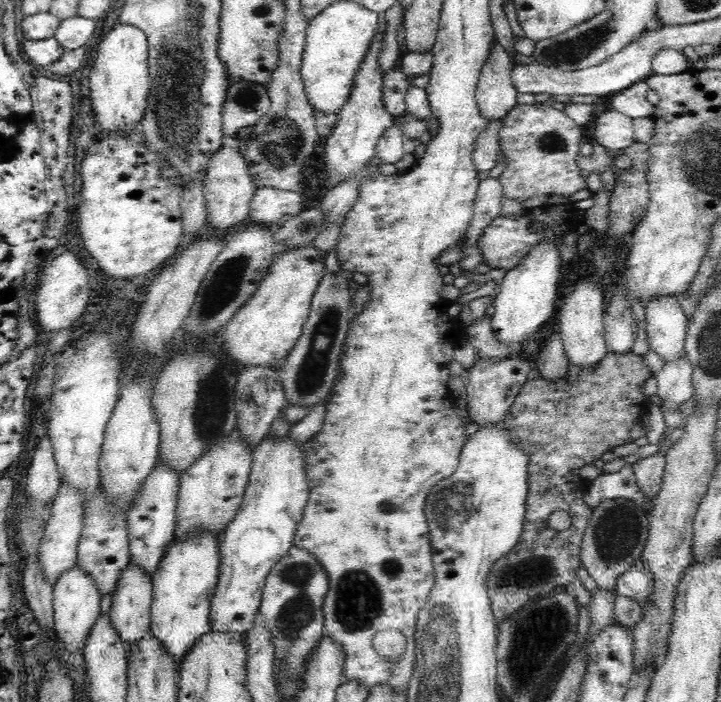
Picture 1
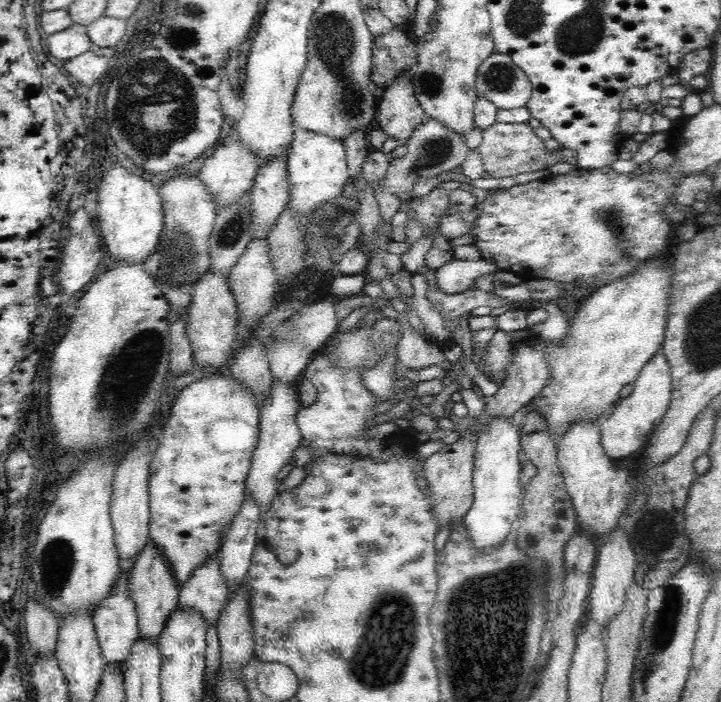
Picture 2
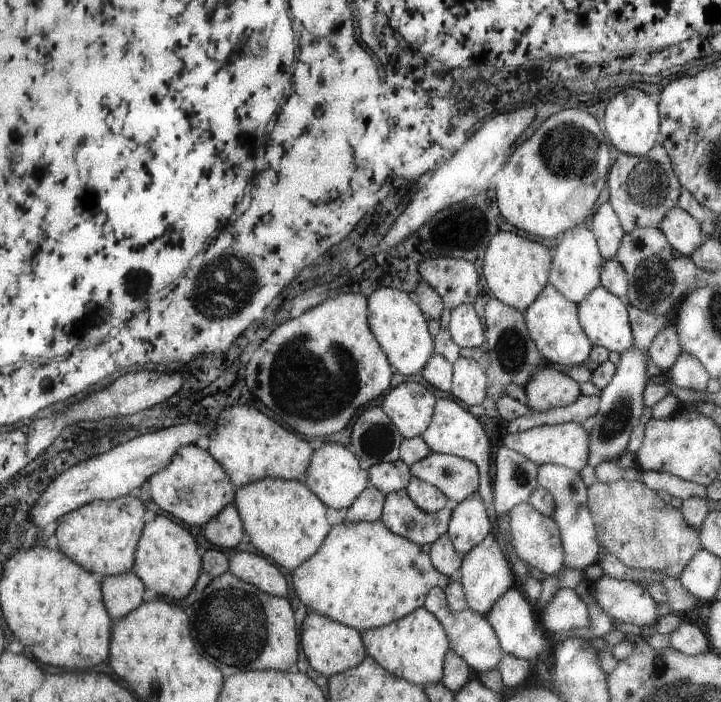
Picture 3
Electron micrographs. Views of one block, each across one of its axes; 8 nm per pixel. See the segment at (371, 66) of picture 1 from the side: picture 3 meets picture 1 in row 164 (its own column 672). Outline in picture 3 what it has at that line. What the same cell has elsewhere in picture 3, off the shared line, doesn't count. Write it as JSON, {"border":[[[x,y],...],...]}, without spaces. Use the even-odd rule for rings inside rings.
{"border":[[[668,325],[656,335],[646,353],[650,356],[650,360],[663,371],[676,362],[682,351],[676,327]]]}

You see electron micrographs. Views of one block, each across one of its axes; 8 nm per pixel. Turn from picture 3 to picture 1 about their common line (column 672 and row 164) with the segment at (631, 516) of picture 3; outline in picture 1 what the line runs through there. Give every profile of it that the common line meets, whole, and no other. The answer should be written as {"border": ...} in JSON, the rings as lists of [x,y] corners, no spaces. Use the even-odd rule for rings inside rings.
{"border":[[[549,102],[518,103],[503,118],[499,137],[499,149],[506,161],[498,177],[503,187],[503,199],[524,202],[541,195],[570,197],[587,188],[586,179],[580,175],[581,168],[576,163],[579,144],[585,138],[584,130]]]}

